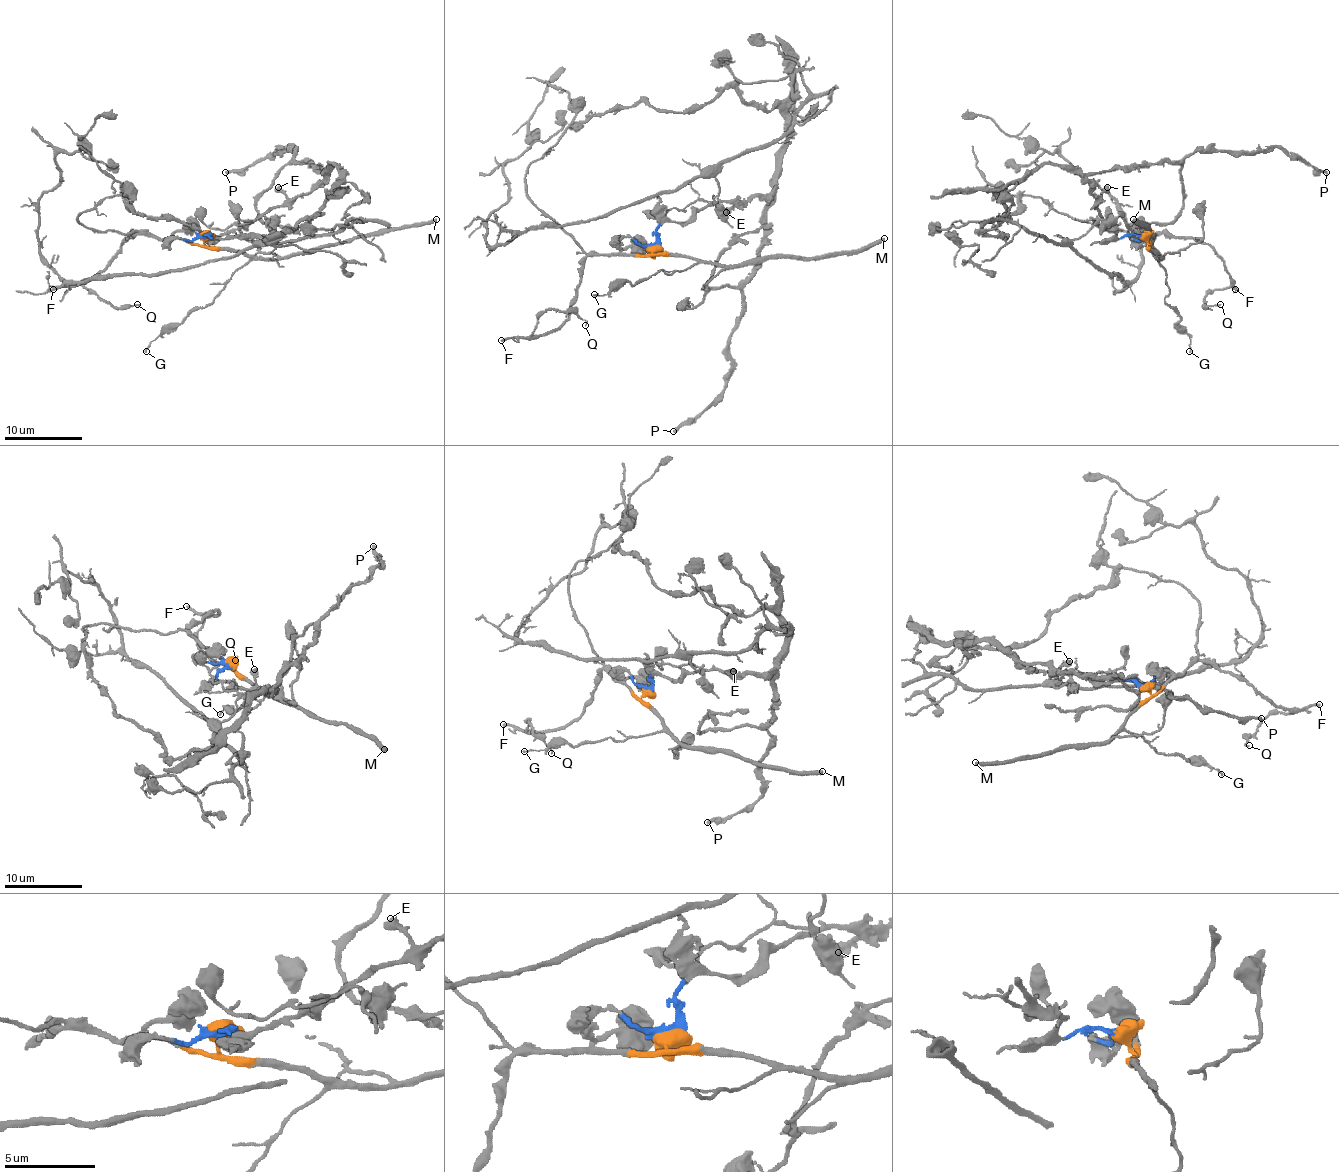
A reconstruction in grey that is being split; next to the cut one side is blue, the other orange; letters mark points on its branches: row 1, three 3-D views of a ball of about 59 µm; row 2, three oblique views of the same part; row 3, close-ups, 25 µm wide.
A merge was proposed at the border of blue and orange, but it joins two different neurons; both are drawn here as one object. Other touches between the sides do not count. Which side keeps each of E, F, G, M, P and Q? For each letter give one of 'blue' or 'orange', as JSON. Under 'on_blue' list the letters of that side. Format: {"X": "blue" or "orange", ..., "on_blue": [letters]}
{"E": "blue", "F": "orange", "G": "orange", "M": "orange", "P": "blue", "Q": "orange", "on_blue": ["E", "P"]}

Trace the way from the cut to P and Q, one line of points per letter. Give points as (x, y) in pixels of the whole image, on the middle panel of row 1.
P: (653, 247), (665, 222), (772, 193), (758, 269), (729, 338), (727, 385), (673, 432)
Q: (653, 247), (649, 253), (589, 255), (572, 311), (556, 329), (531, 335), (549, 309), (576, 311), (585, 325)

